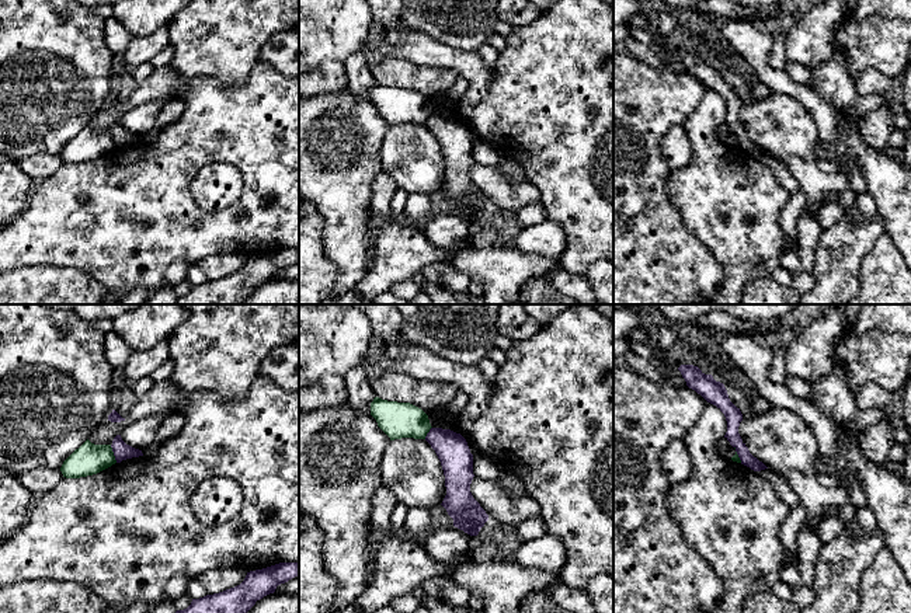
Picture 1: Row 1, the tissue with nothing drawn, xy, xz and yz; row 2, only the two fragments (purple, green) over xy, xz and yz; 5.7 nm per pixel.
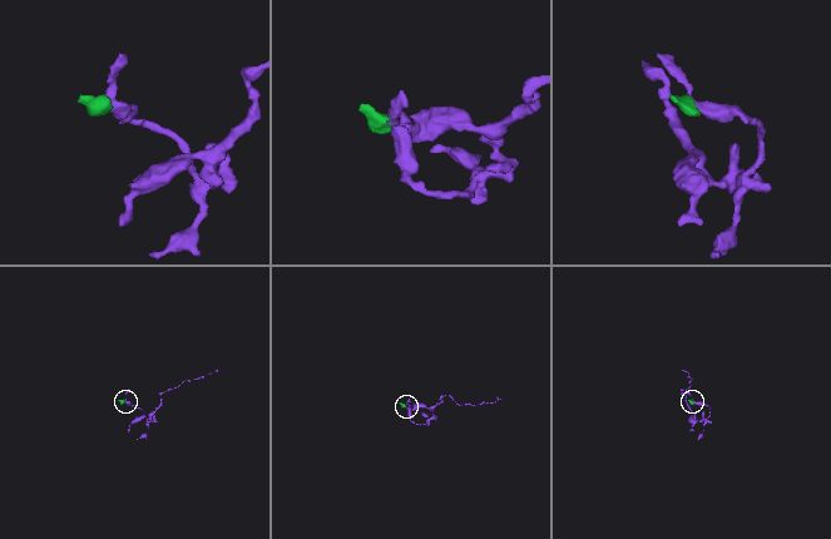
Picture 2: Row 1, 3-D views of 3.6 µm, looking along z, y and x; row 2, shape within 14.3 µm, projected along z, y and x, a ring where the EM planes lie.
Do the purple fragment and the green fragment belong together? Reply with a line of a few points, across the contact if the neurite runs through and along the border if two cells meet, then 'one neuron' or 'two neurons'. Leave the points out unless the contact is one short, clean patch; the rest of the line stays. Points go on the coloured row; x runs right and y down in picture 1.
line xy (110, 445), (117, 462); two neurons

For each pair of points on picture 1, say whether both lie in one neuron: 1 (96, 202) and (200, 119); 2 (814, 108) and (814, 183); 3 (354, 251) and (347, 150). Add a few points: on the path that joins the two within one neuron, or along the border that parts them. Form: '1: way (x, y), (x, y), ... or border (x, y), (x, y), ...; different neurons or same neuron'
1: way (121, 195), (174, 145); same neuron
2: border (795, 97), (813, 119), (821, 153); different neurons
3: way (347, 226), (347, 176); same neuron

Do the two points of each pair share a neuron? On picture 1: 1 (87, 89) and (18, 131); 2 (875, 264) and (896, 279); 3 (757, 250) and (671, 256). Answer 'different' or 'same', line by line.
1: same
2: same
3: different

